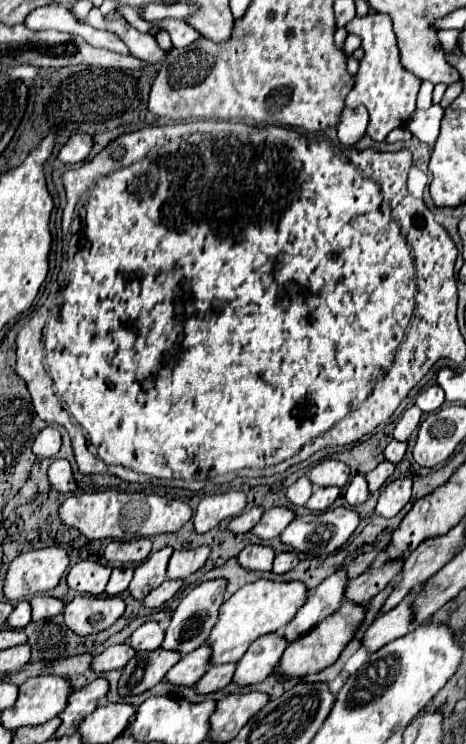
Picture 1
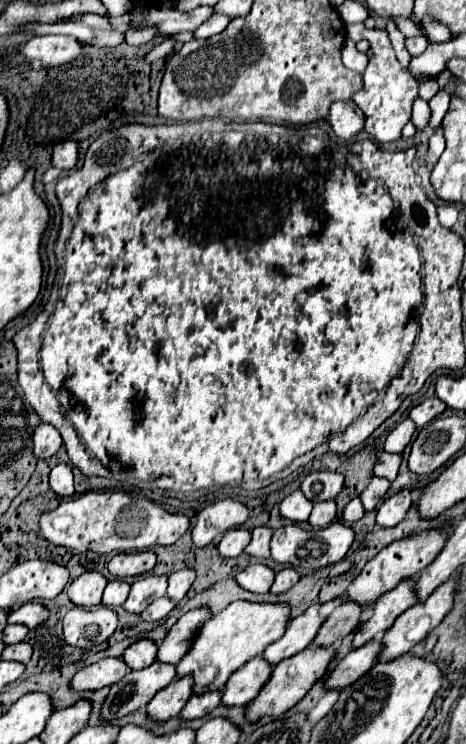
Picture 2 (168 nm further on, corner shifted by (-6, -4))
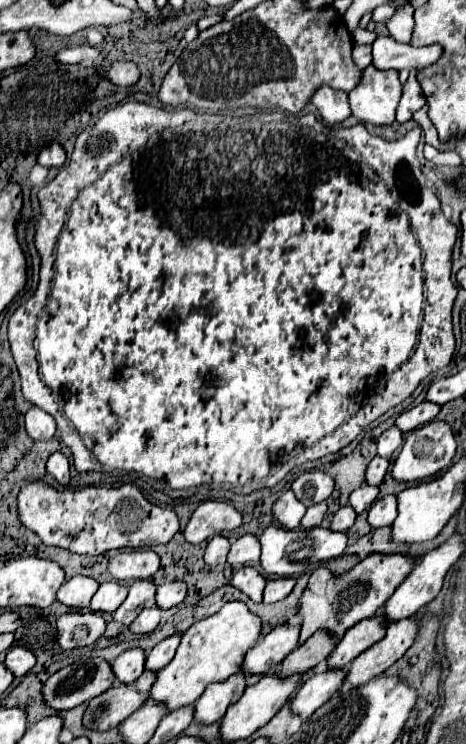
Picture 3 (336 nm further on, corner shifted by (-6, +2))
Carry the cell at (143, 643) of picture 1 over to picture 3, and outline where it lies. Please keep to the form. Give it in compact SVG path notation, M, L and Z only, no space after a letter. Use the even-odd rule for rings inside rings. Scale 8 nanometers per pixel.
M142 648L124 650L112 662L112 670L114 670L118 682L134 682L140 676L140 672L144 670L144 660L146 660L146 654Z

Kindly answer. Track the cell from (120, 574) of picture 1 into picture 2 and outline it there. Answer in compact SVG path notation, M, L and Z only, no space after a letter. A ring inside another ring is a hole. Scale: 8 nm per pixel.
M112 580L108 582L106 590L104 590L104 596L102 596L102 604L104 606L122 606L128 598L128 592L130 592L130 584L122 582L122 580Z

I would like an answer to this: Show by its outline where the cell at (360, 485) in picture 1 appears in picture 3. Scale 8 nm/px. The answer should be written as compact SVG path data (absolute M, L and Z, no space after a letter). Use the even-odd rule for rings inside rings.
M350 504L348 506L344 506L344 508L340 508L336 514L334 514L334 520L332 520L332 530L340 530L340 532L346 532L352 524L354 524L354 520L356 520L356 512L354 512L354 508L350 508Z

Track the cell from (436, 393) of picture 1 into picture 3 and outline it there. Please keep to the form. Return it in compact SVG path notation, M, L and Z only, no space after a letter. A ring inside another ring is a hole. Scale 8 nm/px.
M424 400L424 402L416 404L414 408L402 412L402 414L396 418L396 426L398 426L404 434L408 434L408 432L416 430L418 426L434 420L438 412L440 412L440 406L438 406L438 404Z

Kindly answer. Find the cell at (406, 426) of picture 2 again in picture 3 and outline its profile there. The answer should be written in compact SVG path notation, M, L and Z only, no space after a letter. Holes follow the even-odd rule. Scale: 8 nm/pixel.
M390 426L388 430L382 432L382 436L378 440L378 454L384 458L390 458L400 448L402 440L404 440L404 434L400 432L400 428Z

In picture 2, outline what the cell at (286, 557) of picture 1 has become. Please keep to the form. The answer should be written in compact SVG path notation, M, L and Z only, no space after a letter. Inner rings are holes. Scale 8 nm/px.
M284 568L282 572L276 574L276 580L274 580L270 592L272 594L284 594L286 590L290 590L298 582L298 578L300 576L298 576L298 572L294 568Z

